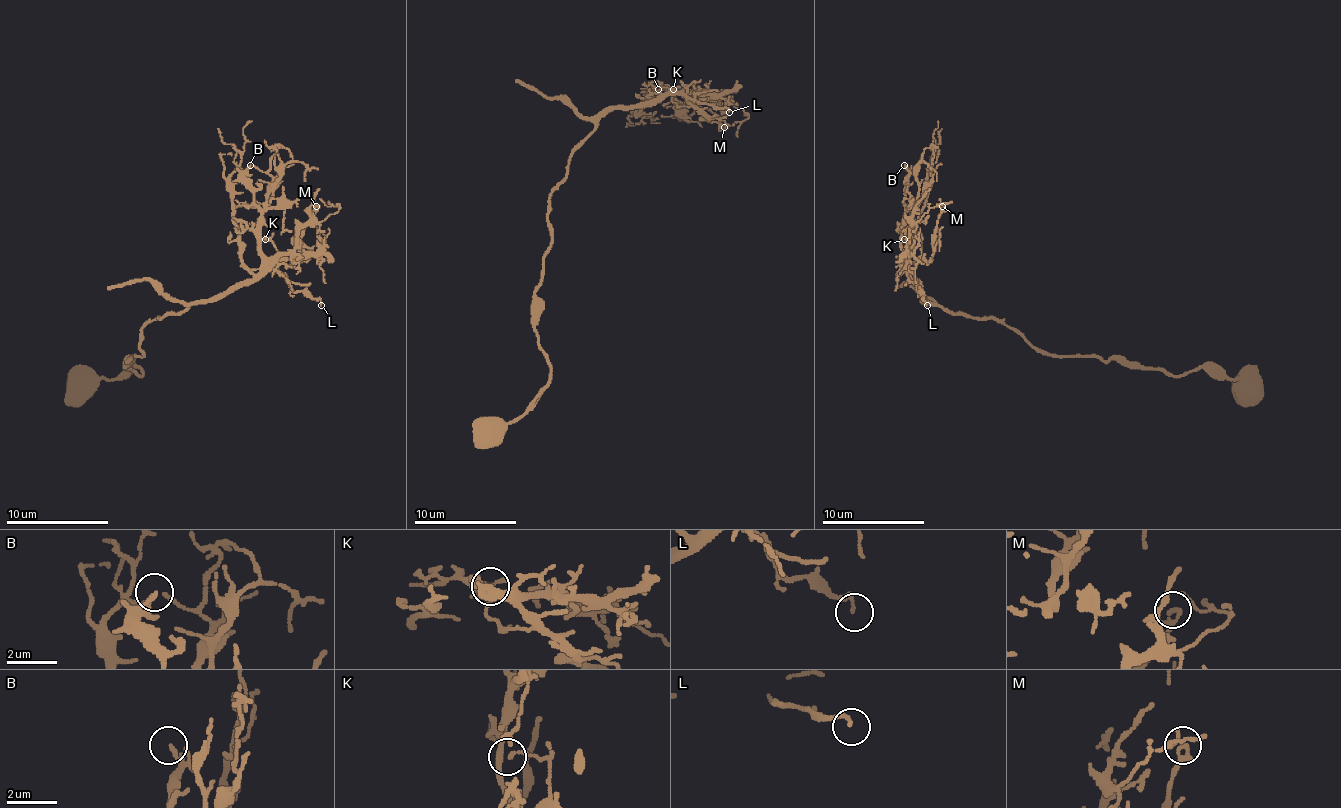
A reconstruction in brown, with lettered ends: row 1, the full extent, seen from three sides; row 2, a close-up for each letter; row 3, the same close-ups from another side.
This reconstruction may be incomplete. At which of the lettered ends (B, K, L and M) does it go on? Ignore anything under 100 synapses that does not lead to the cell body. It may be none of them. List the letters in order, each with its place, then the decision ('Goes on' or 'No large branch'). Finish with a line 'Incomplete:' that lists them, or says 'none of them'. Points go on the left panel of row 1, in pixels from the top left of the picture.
B: Place: (250, 165). No large branch
K: Place: (265, 239). No large branch
L: Place: (321, 305). No large branch
M: Place: (316, 206). No large branch
Incomplete: none of them

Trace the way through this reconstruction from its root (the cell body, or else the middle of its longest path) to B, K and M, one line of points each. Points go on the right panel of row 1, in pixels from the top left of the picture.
B: (1245, 389), (1202, 369), (1169, 376), (1115, 358), (1047, 356), (991, 318), (927, 302), (901, 249), (904, 165)
K: (1245, 389), (1202, 369), (1169, 376), (1047, 356), (991, 318), (952, 315), (909, 279), (922, 241), (904, 239)
M: (1245, 389), (1202, 369), (1169, 376), (1047, 356), (991, 318), (927, 302), (909, 267), (932, 256), (942, 206)

